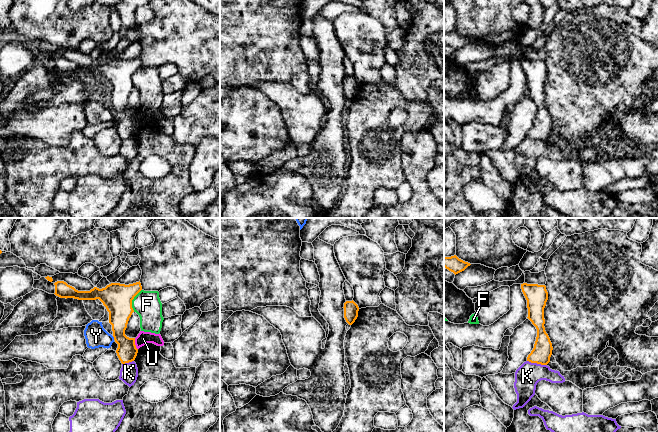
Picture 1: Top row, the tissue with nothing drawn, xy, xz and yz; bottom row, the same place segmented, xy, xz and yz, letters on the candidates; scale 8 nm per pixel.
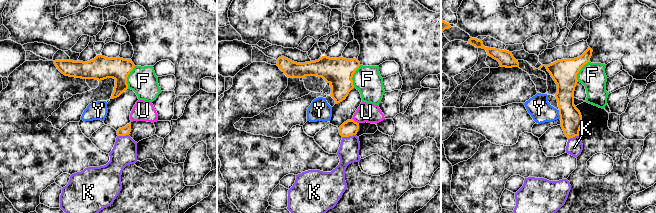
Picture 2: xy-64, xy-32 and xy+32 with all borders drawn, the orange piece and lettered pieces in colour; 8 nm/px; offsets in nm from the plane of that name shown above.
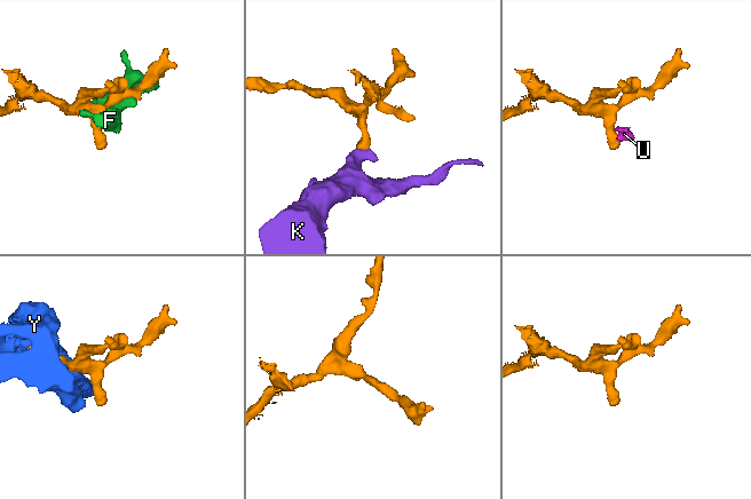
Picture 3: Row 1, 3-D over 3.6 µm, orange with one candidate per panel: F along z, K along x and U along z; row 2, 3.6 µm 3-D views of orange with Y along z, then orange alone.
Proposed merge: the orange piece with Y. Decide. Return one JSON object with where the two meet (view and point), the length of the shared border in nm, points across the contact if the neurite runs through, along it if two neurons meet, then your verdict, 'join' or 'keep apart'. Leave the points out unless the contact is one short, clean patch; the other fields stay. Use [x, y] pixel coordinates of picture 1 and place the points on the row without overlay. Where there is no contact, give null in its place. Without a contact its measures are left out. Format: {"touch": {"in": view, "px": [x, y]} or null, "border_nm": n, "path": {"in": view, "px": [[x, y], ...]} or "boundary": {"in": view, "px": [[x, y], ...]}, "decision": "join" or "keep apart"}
{"touch": {"in": "xy", "px": [114, 114]}, "border_nm": 40, "boundary": {"in": "xy", "px": [[112, 112], [114, 115]]}, "decision": "keep apart"}

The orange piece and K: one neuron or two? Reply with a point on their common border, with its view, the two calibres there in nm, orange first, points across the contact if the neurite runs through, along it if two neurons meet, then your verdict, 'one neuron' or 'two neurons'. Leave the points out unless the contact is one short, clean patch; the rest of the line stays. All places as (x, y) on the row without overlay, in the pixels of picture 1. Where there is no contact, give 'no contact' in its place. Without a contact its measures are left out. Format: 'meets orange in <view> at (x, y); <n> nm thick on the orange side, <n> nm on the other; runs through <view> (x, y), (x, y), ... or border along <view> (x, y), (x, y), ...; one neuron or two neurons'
meets orange in yz at (537, 139); 160 nm thick on the orange side, 200 nm on the other; border along yz (527, 136), (546, 141); two neurons

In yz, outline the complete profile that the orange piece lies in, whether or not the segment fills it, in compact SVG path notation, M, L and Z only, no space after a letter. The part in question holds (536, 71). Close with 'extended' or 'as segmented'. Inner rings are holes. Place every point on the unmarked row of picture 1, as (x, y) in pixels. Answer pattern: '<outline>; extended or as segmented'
M523 59L521 60L521 65L527 76L527 94L537 105L537 113L534 124L528 131L527 137L547 141L550 138L553 123L544 103L544 84L548 76L546 62Z; as segmented

